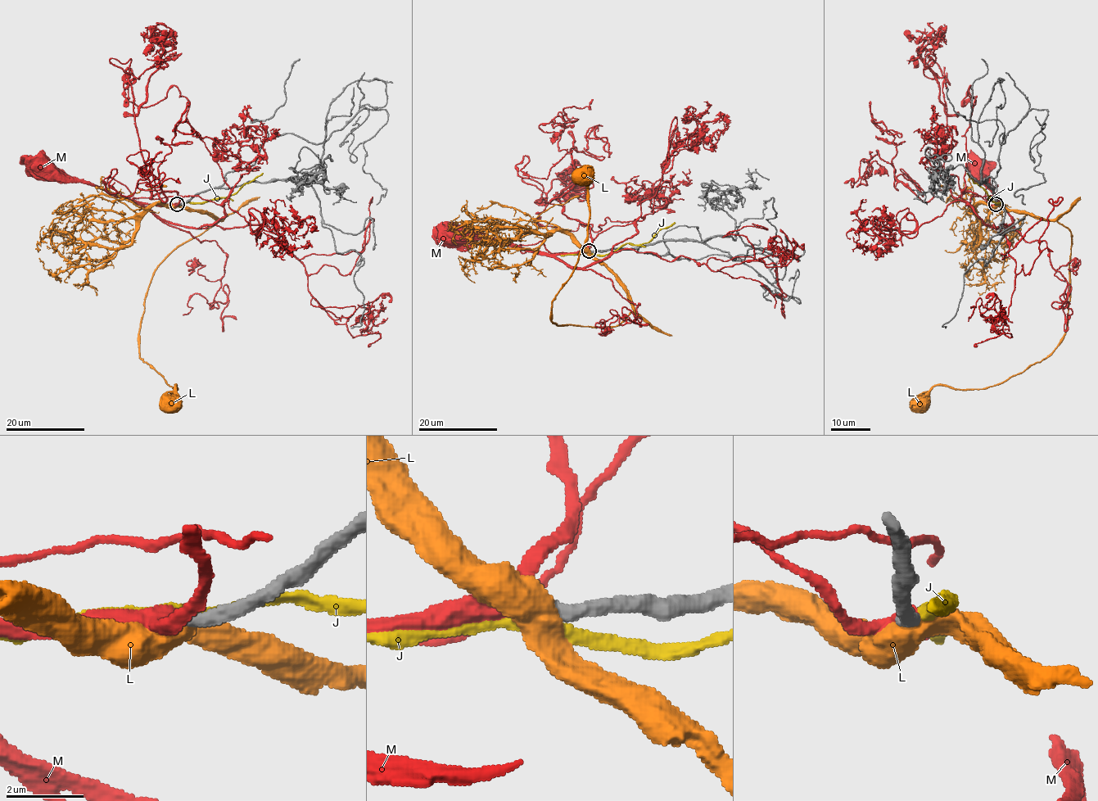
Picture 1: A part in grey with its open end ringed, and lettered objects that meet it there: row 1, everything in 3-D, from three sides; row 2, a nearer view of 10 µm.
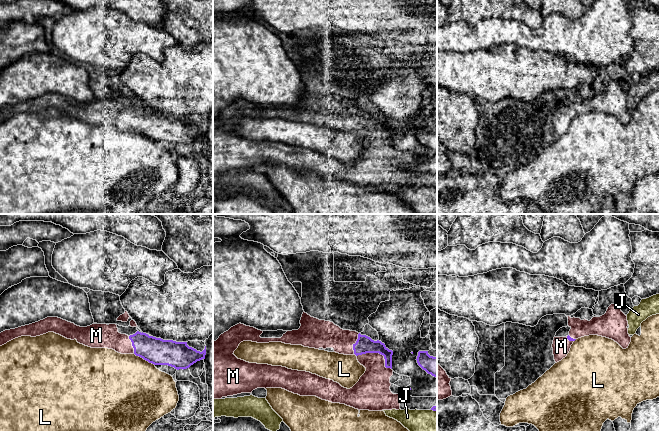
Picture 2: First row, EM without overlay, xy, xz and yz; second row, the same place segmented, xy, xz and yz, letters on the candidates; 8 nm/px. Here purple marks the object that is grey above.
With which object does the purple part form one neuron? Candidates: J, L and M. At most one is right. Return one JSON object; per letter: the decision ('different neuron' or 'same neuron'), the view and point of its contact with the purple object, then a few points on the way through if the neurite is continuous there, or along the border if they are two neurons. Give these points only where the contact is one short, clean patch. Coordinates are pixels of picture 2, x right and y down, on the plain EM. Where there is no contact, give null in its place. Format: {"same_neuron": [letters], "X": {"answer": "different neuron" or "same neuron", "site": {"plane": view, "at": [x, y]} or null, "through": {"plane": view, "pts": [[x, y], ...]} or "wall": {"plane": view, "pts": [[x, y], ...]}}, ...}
{"same_neuron": ["M"], "J": {"answer": "different neuron", "site": {"plane": "xz", "at": [434, 186]}, "wall": {"plane": "xz", "pts": [[431, 185], [436, 187]]}}, "L": {"answer": "different neuron", "site": {"plane": "xy", "at": [144, 135]}}, "M": {"answer": "same neuron", "site": {"plane": "xz", "at": [378, 128]}, "through": {"plane": "xz", "pts": [[364, 120], [372, 128], [378, 128], [378, 149], [375, 159]]}}}

